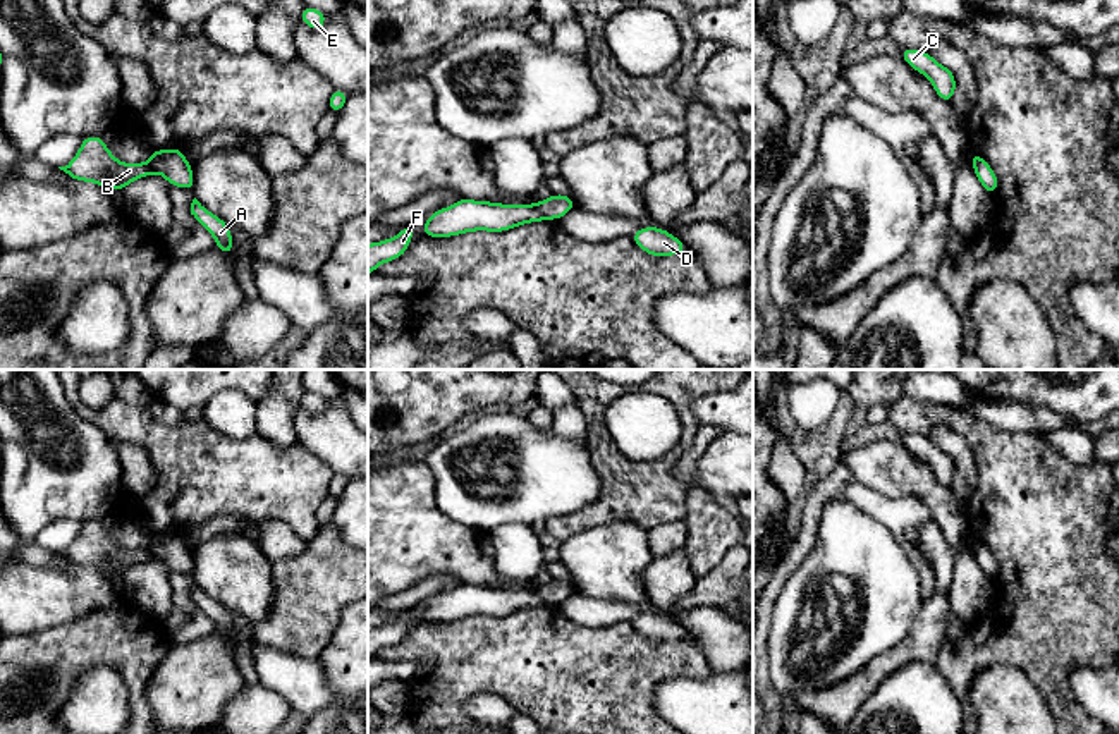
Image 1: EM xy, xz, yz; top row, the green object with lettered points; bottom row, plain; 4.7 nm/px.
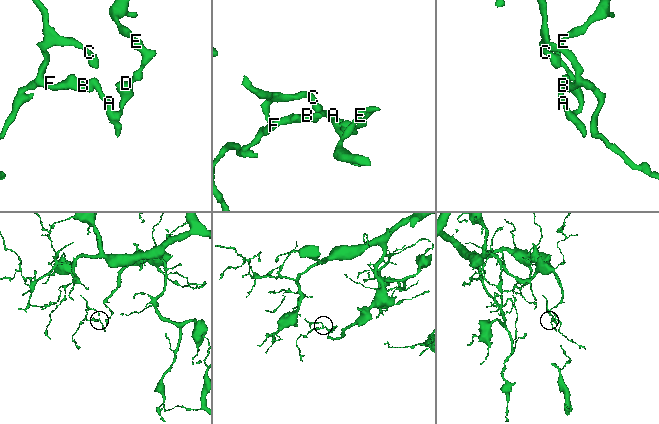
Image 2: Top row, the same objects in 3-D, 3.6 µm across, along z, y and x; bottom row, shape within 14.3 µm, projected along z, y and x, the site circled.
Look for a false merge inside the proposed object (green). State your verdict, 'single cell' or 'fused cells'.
fused cells

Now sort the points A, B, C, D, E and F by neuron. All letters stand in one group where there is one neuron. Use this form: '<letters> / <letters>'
A D E / B C F

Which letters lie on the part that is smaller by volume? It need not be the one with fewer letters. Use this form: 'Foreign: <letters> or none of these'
Foreign: B, C, F

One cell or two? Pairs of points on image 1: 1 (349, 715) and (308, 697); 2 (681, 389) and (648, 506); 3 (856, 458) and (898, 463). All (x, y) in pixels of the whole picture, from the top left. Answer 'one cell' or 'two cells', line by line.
1: two cells
2: one cell
3: one cell

